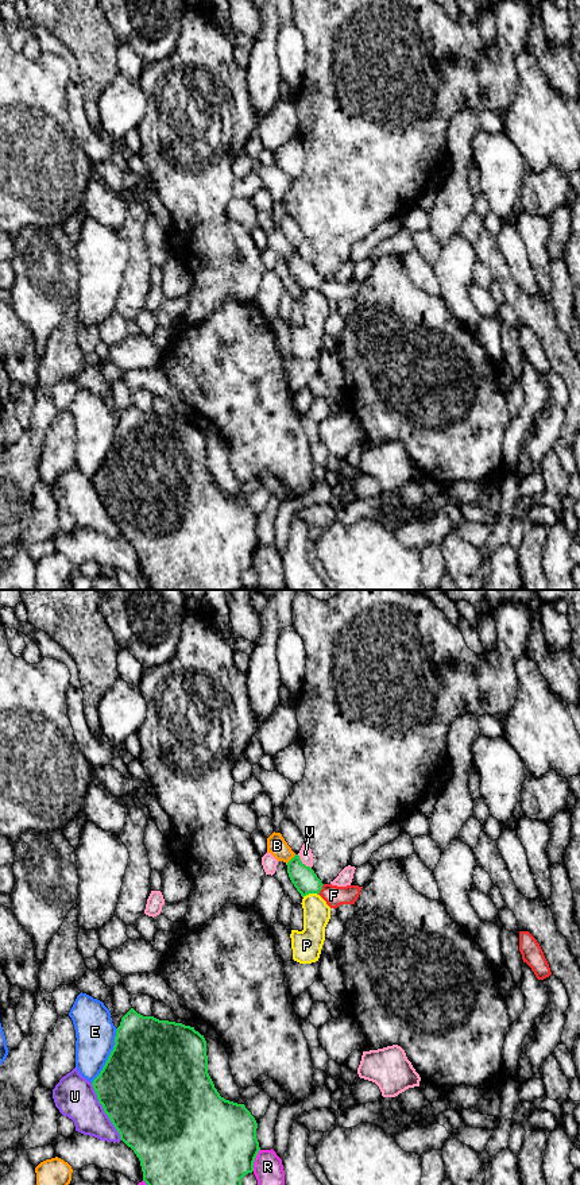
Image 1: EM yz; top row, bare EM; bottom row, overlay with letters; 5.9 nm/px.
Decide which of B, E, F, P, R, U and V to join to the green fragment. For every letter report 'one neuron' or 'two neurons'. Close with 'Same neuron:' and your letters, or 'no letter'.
B: two neurons
E: two neurons
F: one neuron
P: two neurons
R: two neurons
U: two neurons
V: two neurons
Same neuron: F

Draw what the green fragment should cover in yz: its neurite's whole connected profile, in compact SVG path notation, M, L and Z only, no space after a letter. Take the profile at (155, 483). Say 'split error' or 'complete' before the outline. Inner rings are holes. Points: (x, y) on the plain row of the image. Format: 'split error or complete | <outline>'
complete | M131 404L116 425L115 441L92 478L98 498L140 556L150 590L241 590L241 574L254 567L260 545L258 518L244 499L220 491L208 468L206 436L194 422L143 412Z

